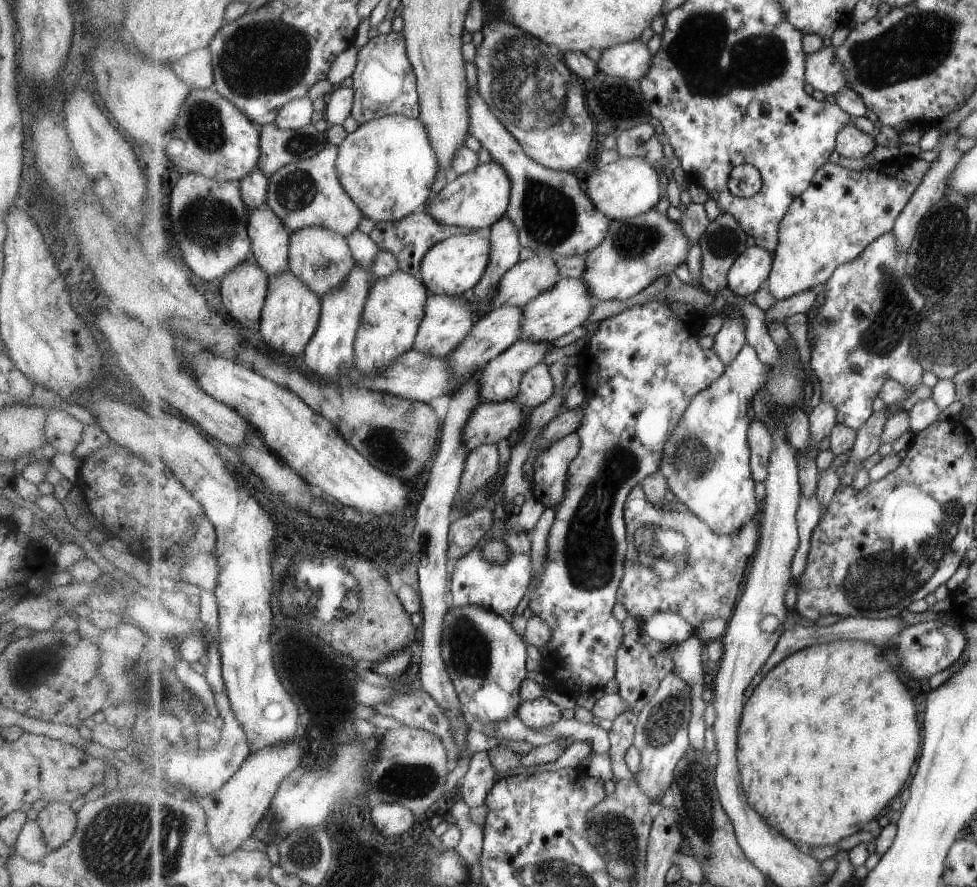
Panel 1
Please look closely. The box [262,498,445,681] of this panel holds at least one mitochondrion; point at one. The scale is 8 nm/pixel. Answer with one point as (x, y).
(318, 588)

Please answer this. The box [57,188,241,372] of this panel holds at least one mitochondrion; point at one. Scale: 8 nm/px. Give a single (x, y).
(205, 229)

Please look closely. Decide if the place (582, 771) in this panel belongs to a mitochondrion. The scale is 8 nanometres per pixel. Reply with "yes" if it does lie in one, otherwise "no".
no

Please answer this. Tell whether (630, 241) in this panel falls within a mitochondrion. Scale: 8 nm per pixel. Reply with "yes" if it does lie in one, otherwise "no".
yes

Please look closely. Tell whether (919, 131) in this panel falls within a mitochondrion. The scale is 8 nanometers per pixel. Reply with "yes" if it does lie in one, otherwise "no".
no

